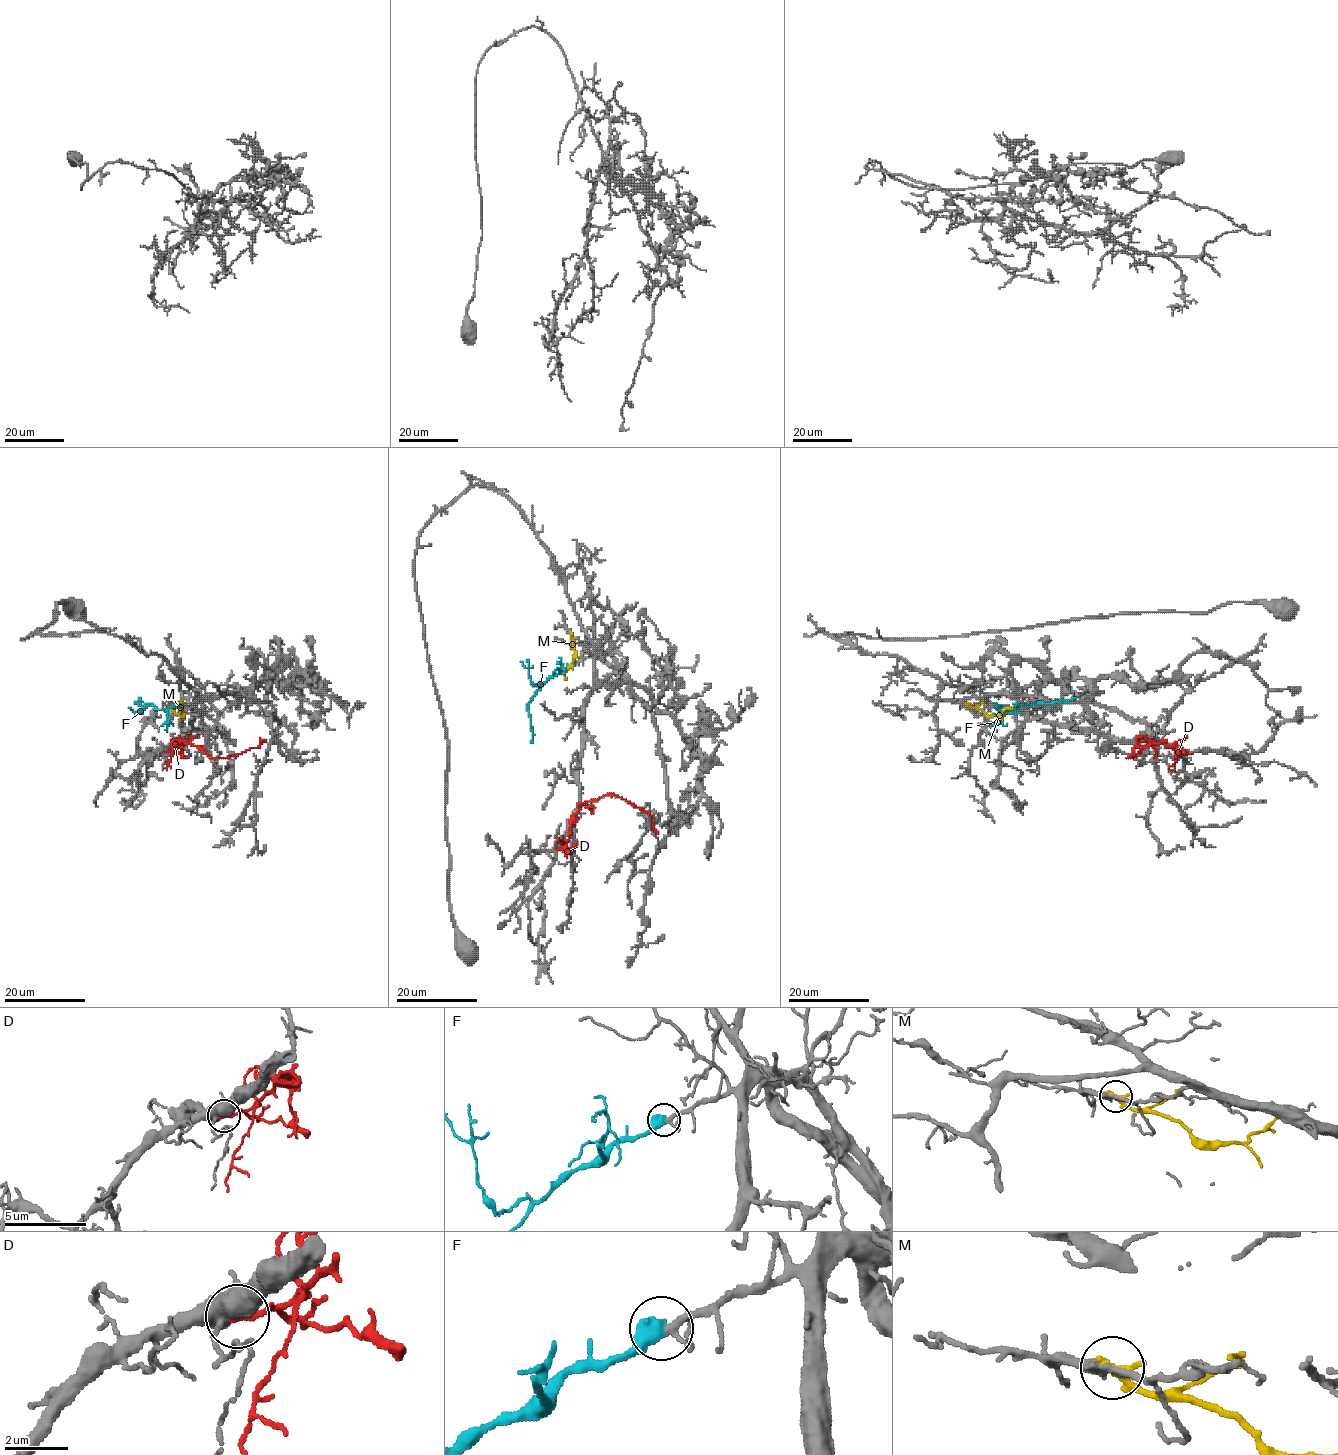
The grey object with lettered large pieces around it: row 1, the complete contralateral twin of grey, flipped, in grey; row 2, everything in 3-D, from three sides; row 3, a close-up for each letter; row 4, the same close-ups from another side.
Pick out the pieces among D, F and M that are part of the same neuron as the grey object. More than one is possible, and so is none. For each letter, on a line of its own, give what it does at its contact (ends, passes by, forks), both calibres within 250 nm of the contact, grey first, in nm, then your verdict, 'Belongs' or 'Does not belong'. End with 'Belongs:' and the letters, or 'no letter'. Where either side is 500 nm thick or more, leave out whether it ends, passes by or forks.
D: Thickness 550 nm (grey) against 240 nm. Does not belong
F: Thickness 190 nm (grey) against 550 nm. Belongs
M: It ends there. Thickness 360 nm (grey) against 320 nm. Does not belong
Belongs: F

